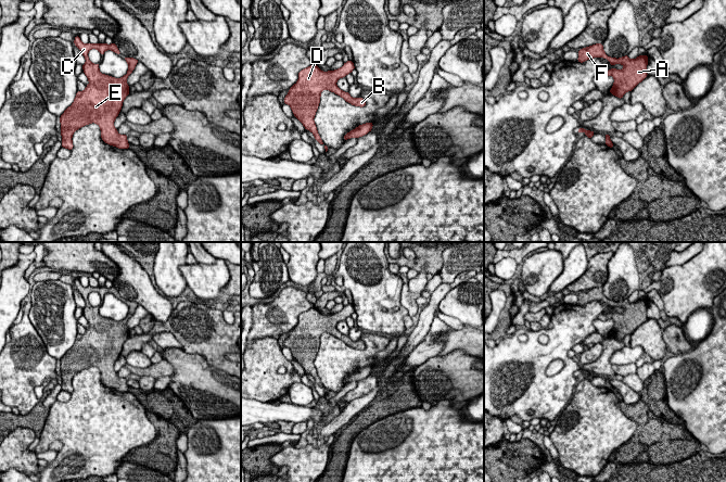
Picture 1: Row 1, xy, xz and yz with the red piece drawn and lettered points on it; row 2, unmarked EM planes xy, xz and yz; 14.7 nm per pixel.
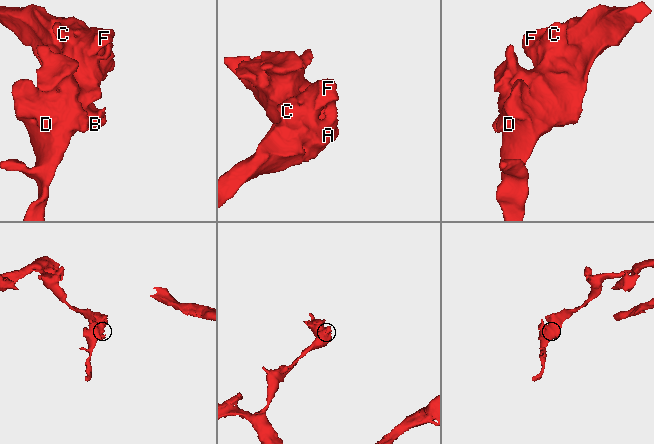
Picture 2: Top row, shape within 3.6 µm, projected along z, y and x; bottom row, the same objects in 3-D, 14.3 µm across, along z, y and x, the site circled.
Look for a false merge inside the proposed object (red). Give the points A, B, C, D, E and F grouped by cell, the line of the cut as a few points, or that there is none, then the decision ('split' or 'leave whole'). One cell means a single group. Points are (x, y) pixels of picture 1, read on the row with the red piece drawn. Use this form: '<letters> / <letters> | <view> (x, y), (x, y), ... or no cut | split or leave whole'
A B C D E F | no cut | leave whole

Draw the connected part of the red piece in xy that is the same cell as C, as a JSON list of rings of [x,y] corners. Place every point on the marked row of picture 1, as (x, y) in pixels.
[[[76,36],[74,43],[86,59],[82,69],[89,85],[84,91],[77,91],[73,104],[60,117],[62,148],[72,150],[74,148],[73,134],[82,126],[95,123],[100,126],[101,138],[105,143],[118,149],[128,149],[128,136],[117,132],[114,120],[122,110],[123,101],[129,94],[129,86],[126,80],[139,61],[124,56],[129,66],[128,72],[122,78],[114,78],[102,74],[99,69],[99,63],[93,64],[88,58],[88,52],[91,49],[99,50],[102,55],[106,50],[112,50],[120,55],[114,42],[112,45],[105,42],[82,43],[79,36]]]

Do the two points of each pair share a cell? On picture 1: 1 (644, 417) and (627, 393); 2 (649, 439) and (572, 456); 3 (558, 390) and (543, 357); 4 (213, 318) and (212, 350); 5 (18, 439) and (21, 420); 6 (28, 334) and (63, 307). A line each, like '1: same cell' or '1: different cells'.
1: different cells
2: different cells
3: same cell
4: same cell
5: different cells
6: different cells

